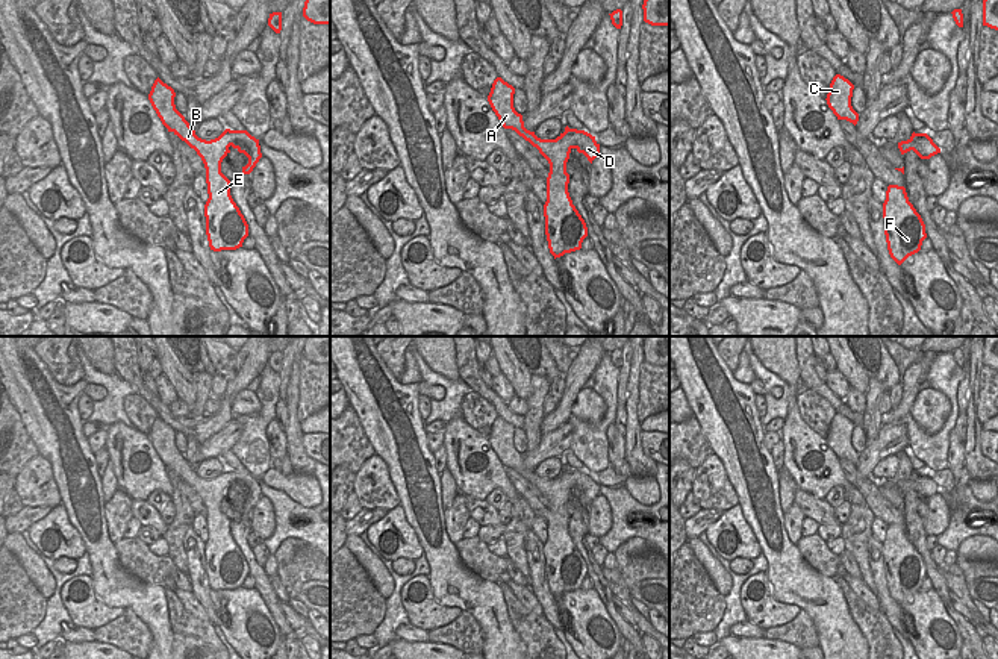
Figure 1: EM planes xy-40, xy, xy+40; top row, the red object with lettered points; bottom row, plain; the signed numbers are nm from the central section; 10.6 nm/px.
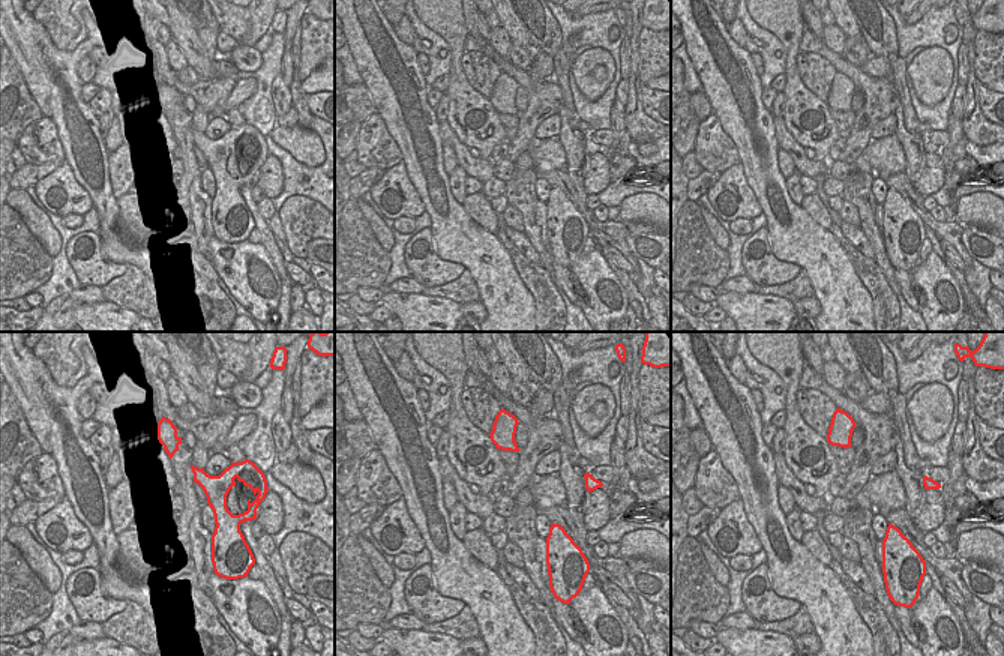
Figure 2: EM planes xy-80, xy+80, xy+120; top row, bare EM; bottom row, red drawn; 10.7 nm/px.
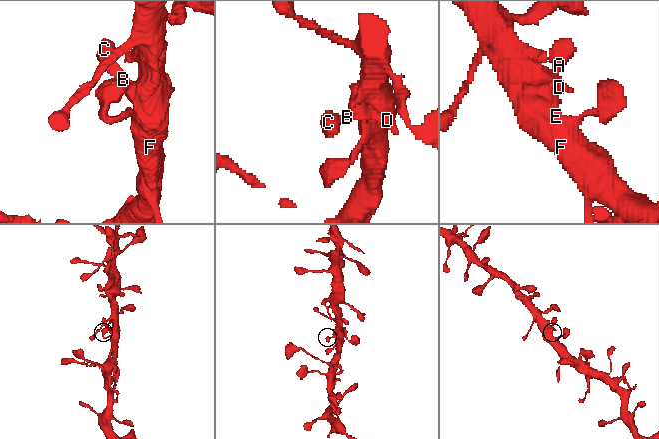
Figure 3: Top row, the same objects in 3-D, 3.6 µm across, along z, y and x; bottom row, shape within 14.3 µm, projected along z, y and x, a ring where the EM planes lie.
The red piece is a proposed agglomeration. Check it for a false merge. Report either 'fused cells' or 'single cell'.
single cell

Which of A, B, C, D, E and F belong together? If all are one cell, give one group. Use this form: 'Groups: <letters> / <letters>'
Groups: A B C D E F

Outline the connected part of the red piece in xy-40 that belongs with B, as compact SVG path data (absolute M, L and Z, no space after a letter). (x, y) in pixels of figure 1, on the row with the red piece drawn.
M159 77L154 80L148 100L162 124L197 151L206 168L209 198L204 205L206 235L214 251L236 250L248 236L248 224L230 195L230 180L221 173L221 162L232 145L248 158L242 174L250 174L262 158L259 139L247 130L226 129L218 138L206 141L195 135L194 127L176 109L176 92Z

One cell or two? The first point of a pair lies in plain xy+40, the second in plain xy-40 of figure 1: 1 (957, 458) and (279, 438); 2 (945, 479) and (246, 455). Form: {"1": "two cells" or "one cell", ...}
{"1": "one cell", "2": "two cells"}

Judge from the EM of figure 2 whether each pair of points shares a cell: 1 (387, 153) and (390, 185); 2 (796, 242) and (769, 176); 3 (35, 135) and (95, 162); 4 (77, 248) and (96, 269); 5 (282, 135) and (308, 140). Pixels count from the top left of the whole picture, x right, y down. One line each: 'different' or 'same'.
1: different
2: same
3: different
4: same
5: same

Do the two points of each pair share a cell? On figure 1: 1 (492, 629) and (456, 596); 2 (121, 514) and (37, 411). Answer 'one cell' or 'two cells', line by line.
1: one cell
2: two cells

